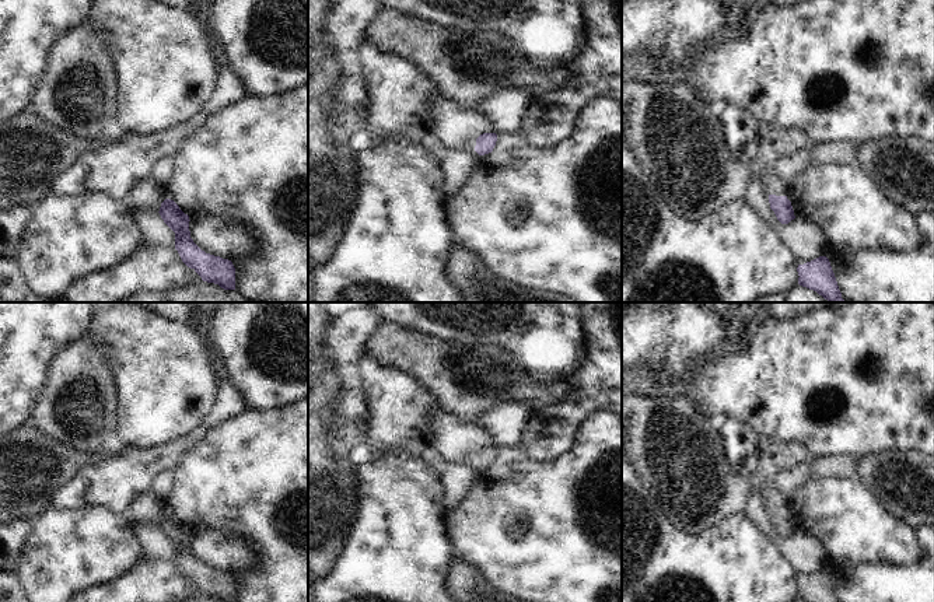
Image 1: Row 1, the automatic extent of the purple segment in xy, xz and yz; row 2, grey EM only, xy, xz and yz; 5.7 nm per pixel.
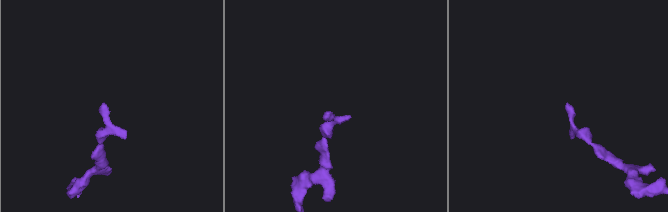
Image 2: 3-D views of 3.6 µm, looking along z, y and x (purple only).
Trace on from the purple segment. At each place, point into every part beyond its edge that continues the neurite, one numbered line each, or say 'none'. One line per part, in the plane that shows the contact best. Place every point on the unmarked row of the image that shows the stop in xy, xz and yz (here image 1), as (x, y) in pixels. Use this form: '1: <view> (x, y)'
1: yz (775, 499)

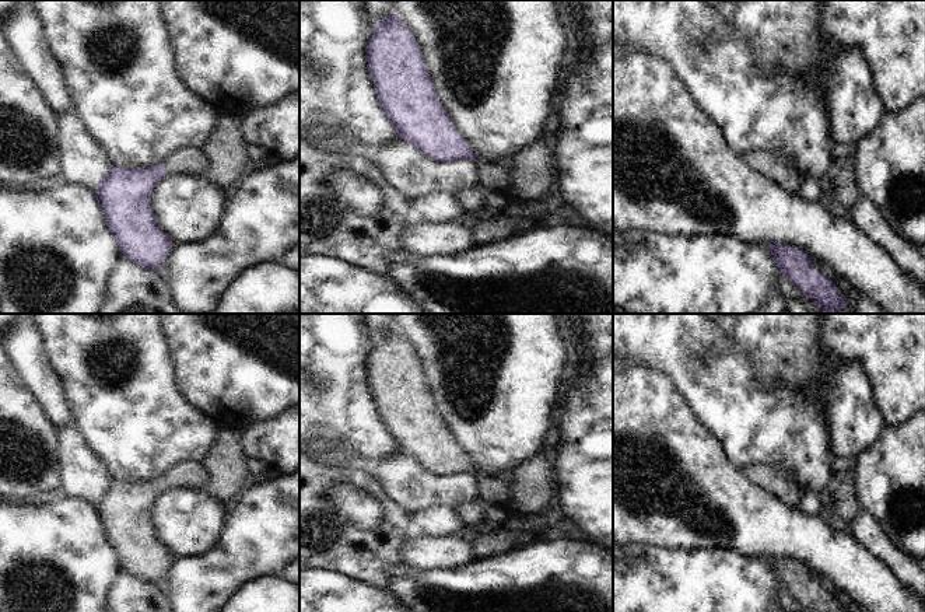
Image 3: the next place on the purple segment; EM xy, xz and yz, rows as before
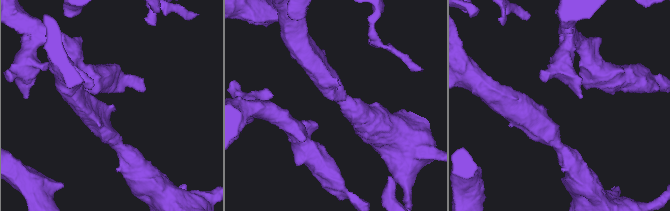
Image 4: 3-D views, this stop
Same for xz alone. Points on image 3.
1: xz (494, 488)

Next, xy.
1: xy (185, 475)

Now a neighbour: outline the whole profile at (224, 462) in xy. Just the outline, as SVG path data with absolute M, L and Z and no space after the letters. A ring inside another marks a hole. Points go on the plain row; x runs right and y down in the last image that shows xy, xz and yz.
M230 429L216 430L202 465L209 475L209 482L202 490L225 506L248 475L241 433Z

